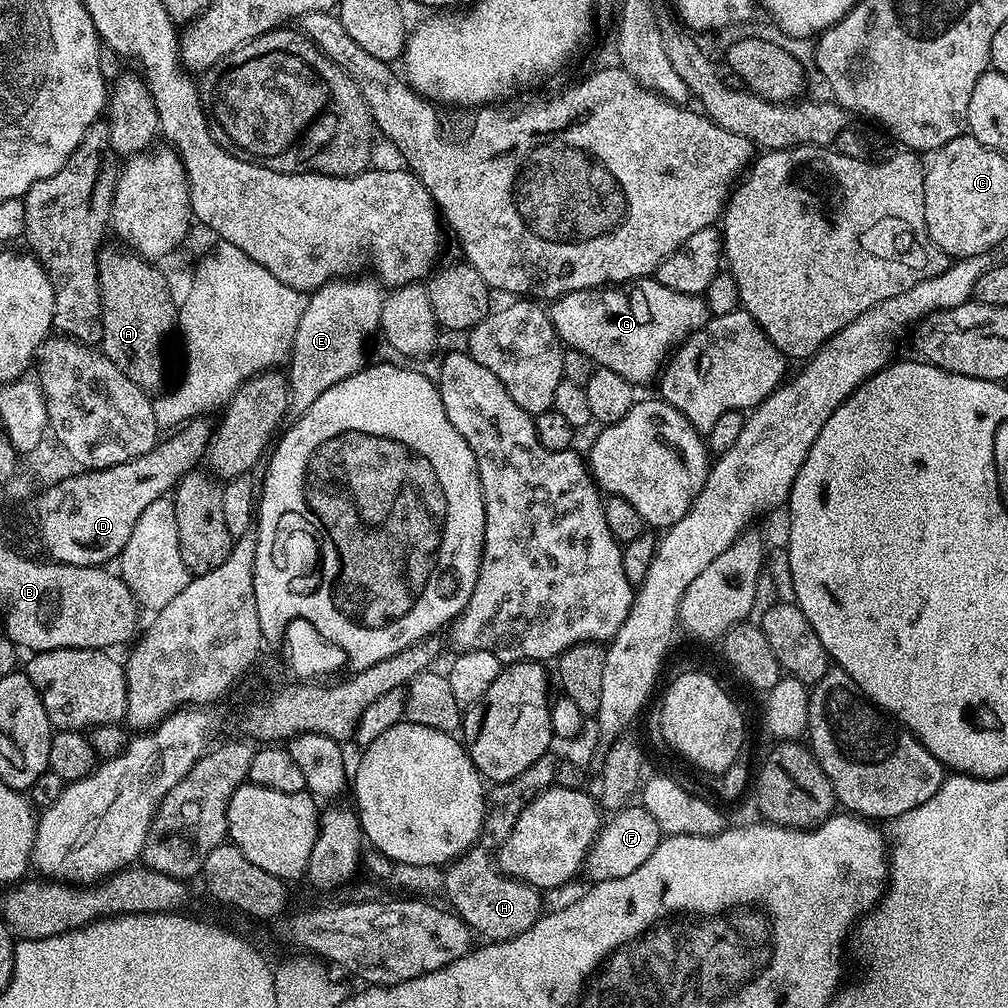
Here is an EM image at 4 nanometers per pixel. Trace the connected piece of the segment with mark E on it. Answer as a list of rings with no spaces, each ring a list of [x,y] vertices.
[[[356,278],[329,280],[307,297],[305,313],[294,335],[290,355],[292,369],[286,372],[293,413],[305,412],[330,386],[361,372],[369,363],[368,347],[380,332],[386,292],[379,279],[352,279]]]

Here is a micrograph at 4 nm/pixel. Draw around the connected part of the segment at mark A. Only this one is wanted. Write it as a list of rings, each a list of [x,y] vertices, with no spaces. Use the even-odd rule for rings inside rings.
[[[101,247],[96,257],[104,331],[102,351],[105,356],[111,358],[114,366],[118,366],[118,370],[122,370],[122,374],[126,374],[126,378],[130,378],[130,382],[142,389],[153,390],[152,388],[158,387],[164,380],[164,347],[168,344],[168,335],[177,331],[178,304],[168,289],[167,275],[164,272],[160,273],[153,261],[137,256],[127,247],[119,247]]]

